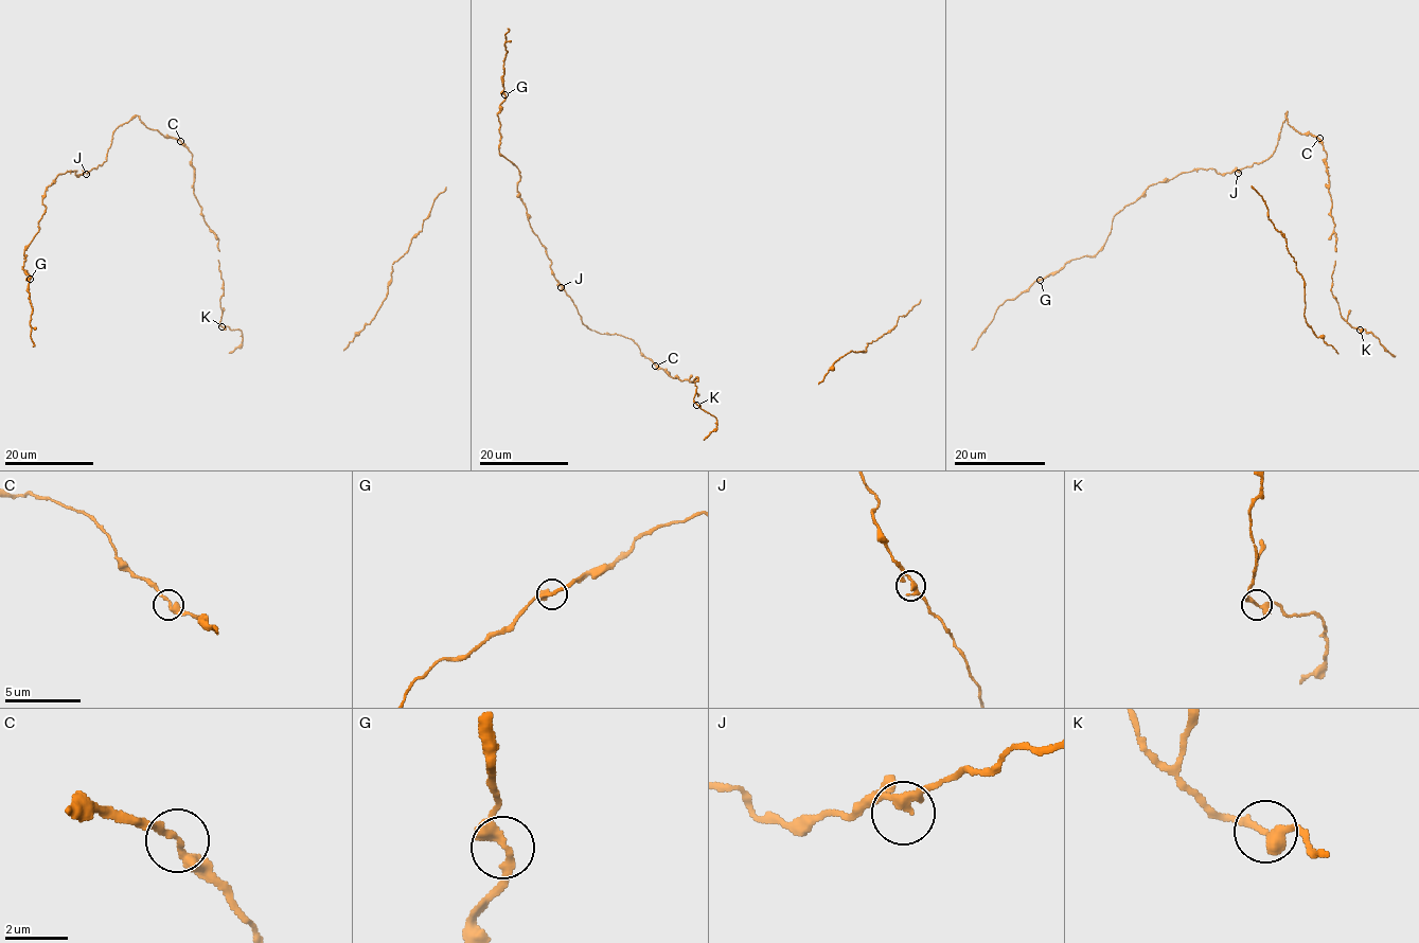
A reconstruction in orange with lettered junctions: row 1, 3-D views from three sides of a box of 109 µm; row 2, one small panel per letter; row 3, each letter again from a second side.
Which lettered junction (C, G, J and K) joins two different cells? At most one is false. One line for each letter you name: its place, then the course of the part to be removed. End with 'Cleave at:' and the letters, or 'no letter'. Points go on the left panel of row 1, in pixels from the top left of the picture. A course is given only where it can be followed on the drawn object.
Cleave at: no letter

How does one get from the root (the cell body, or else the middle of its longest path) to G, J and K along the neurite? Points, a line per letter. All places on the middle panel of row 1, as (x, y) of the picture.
G: (667, 372), (631, 339), (587, 327), (555, 278), (519, 198), (519, 171), (498, 148), (497, 113), (504, 94)
J: (667, 372), (646, 358), (631, 339), (587, 327), (561, 287)
K: (667, 372), (673, 378), (689, 381), (697, 377), (693, 398), (696, 405)

